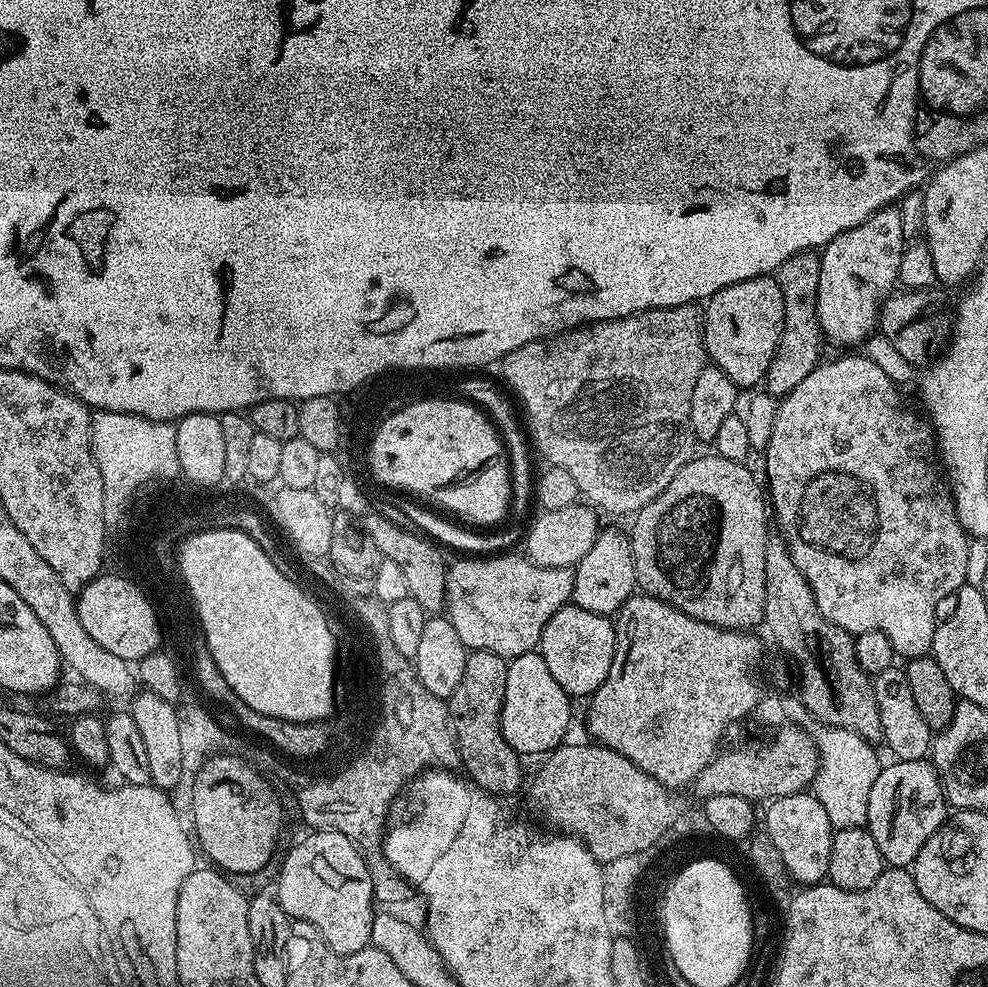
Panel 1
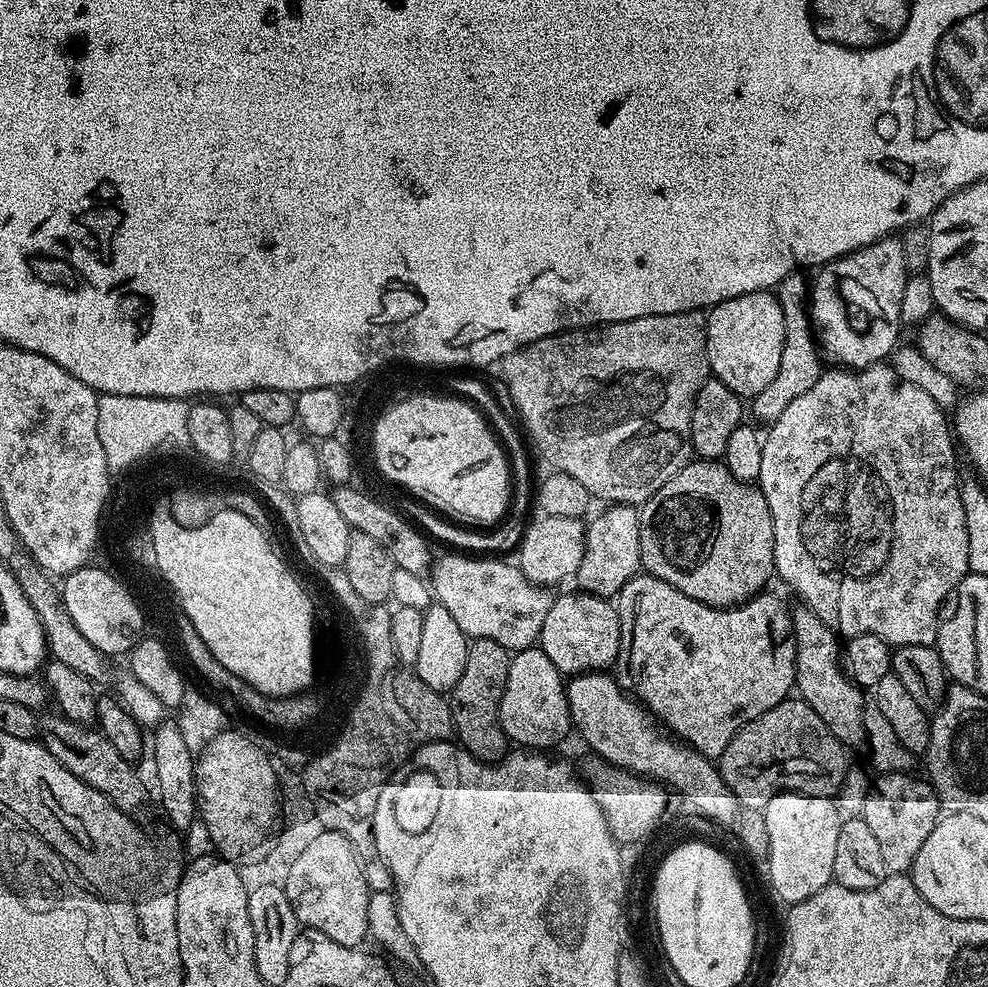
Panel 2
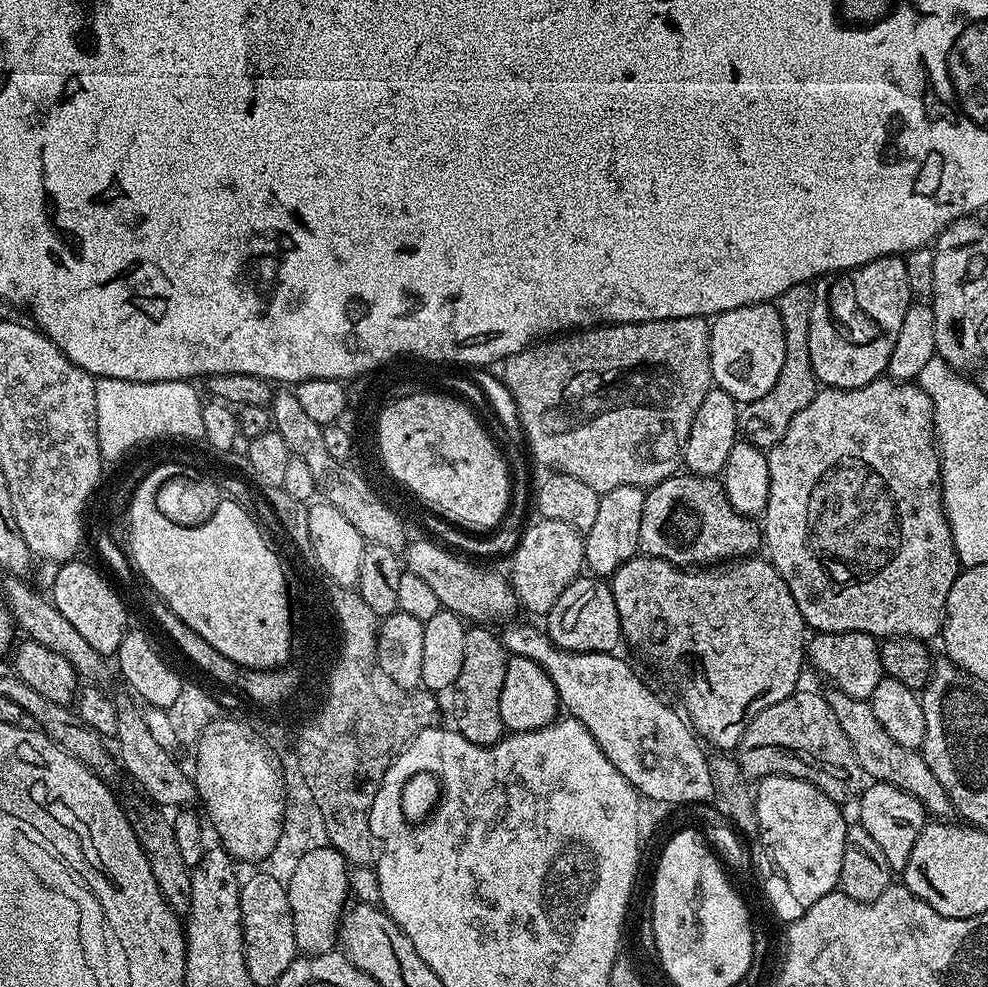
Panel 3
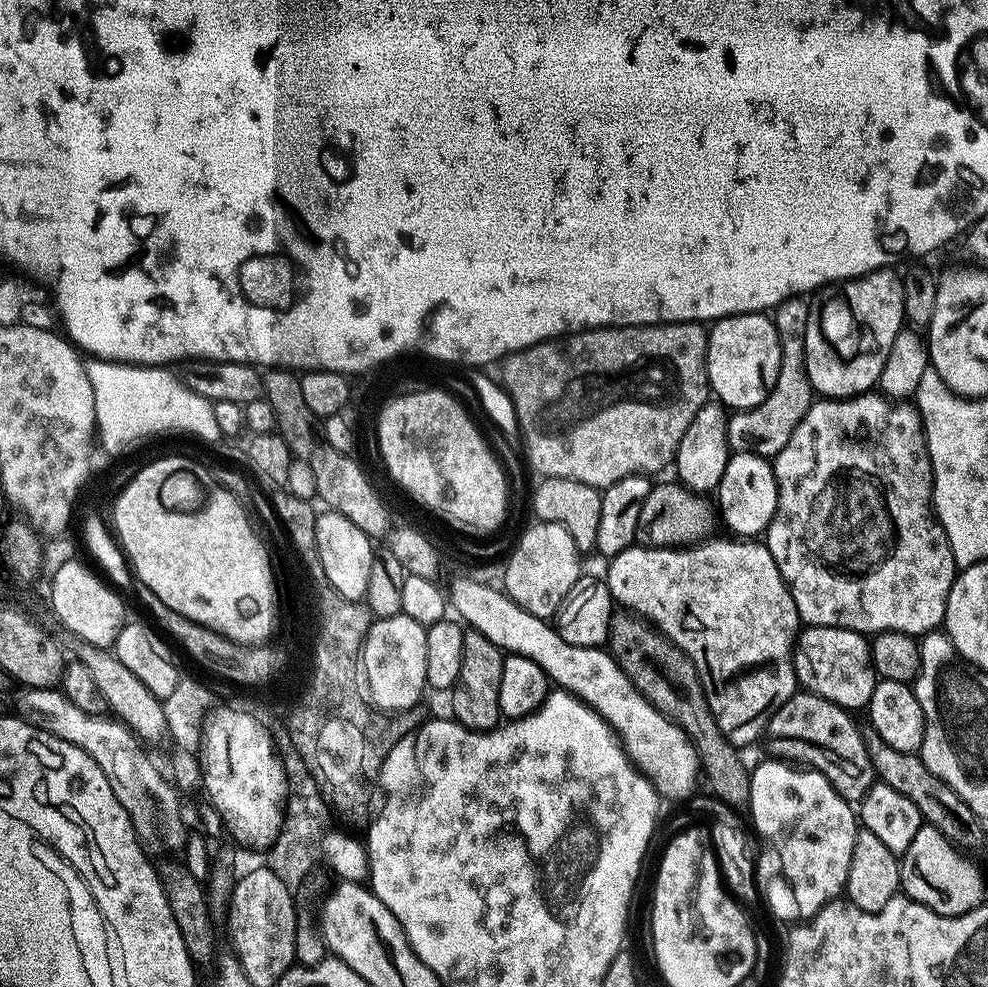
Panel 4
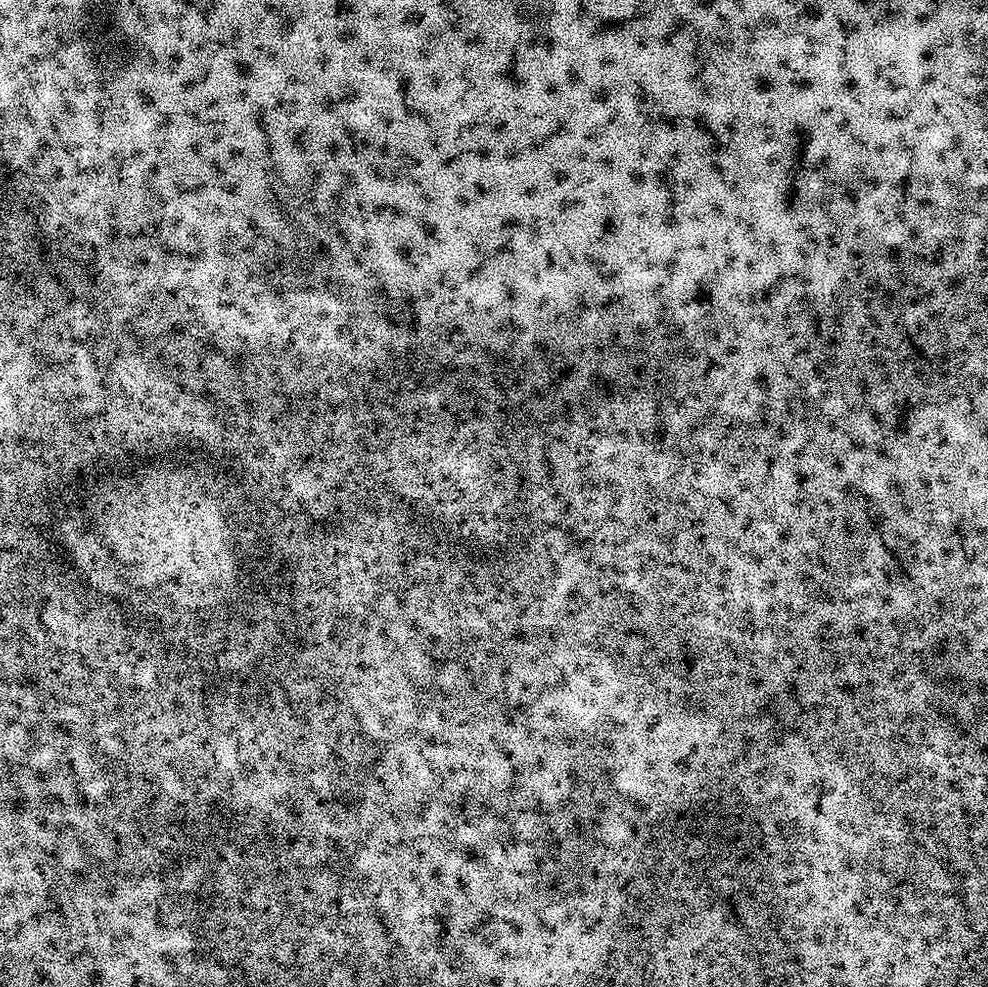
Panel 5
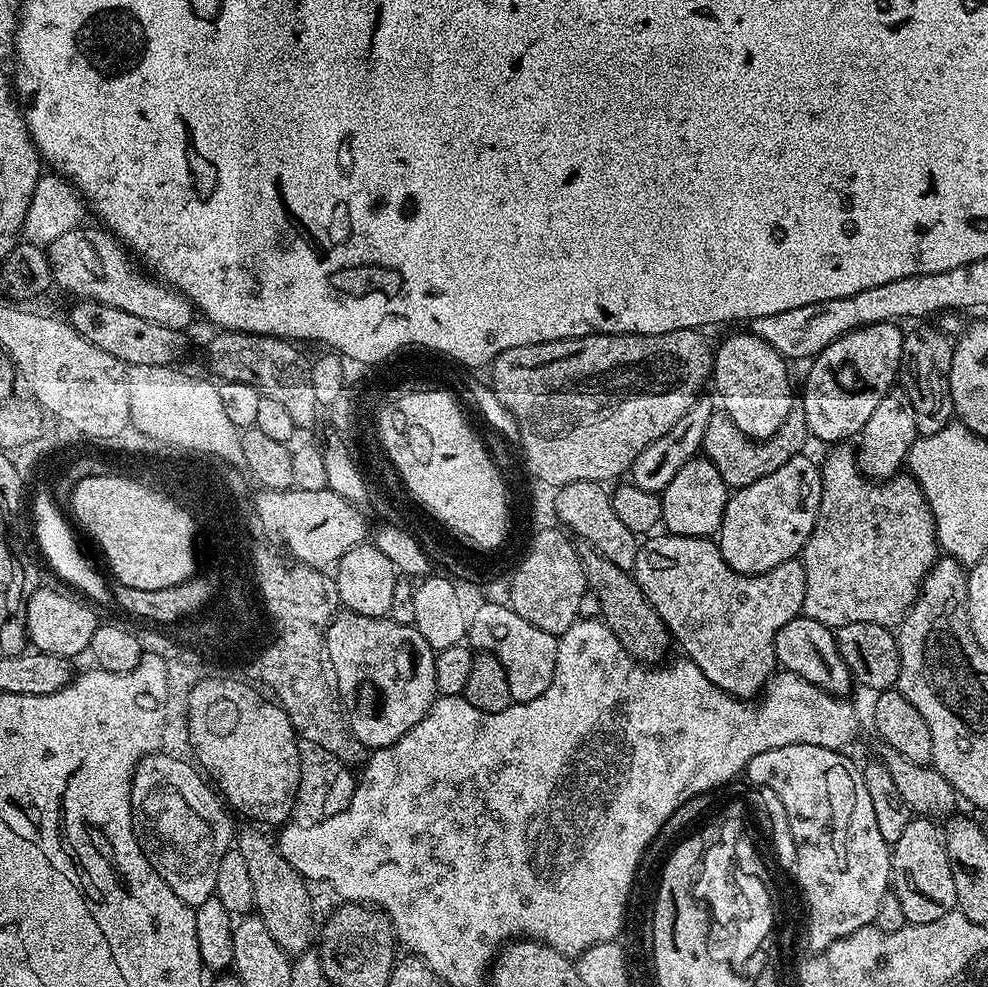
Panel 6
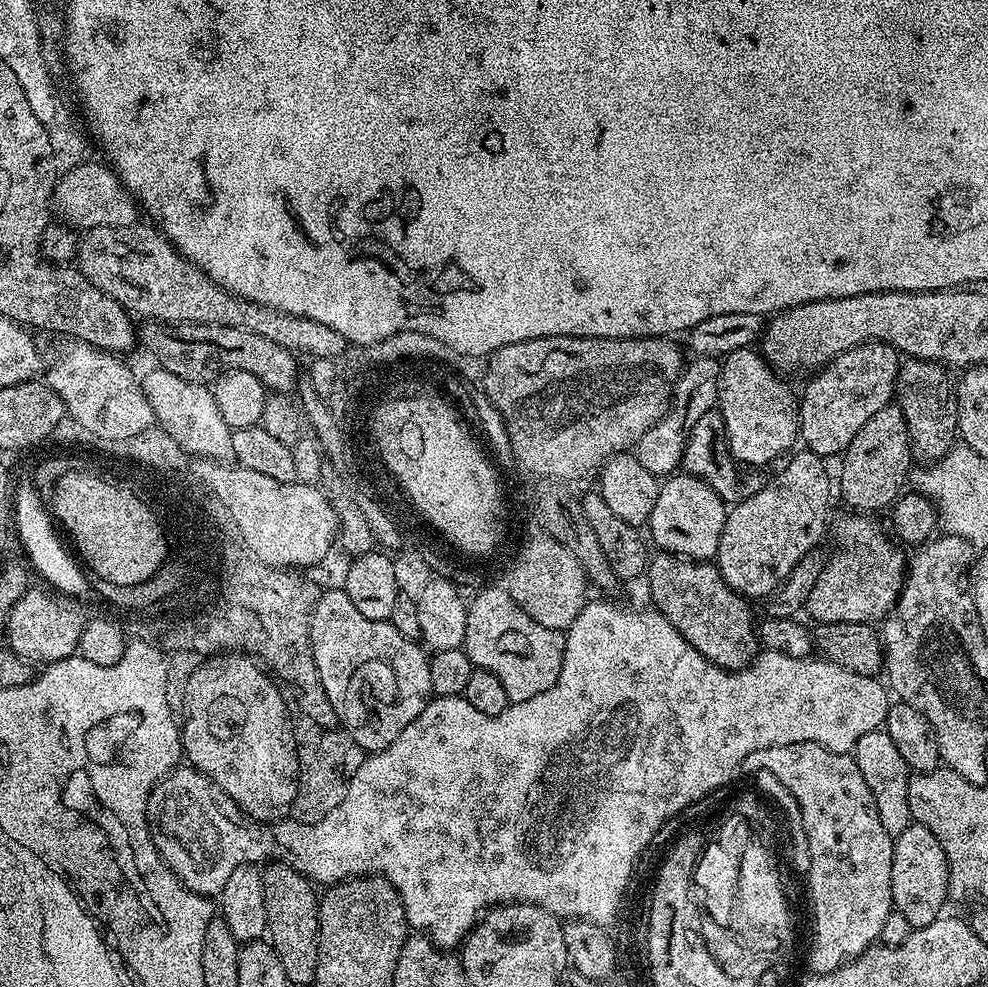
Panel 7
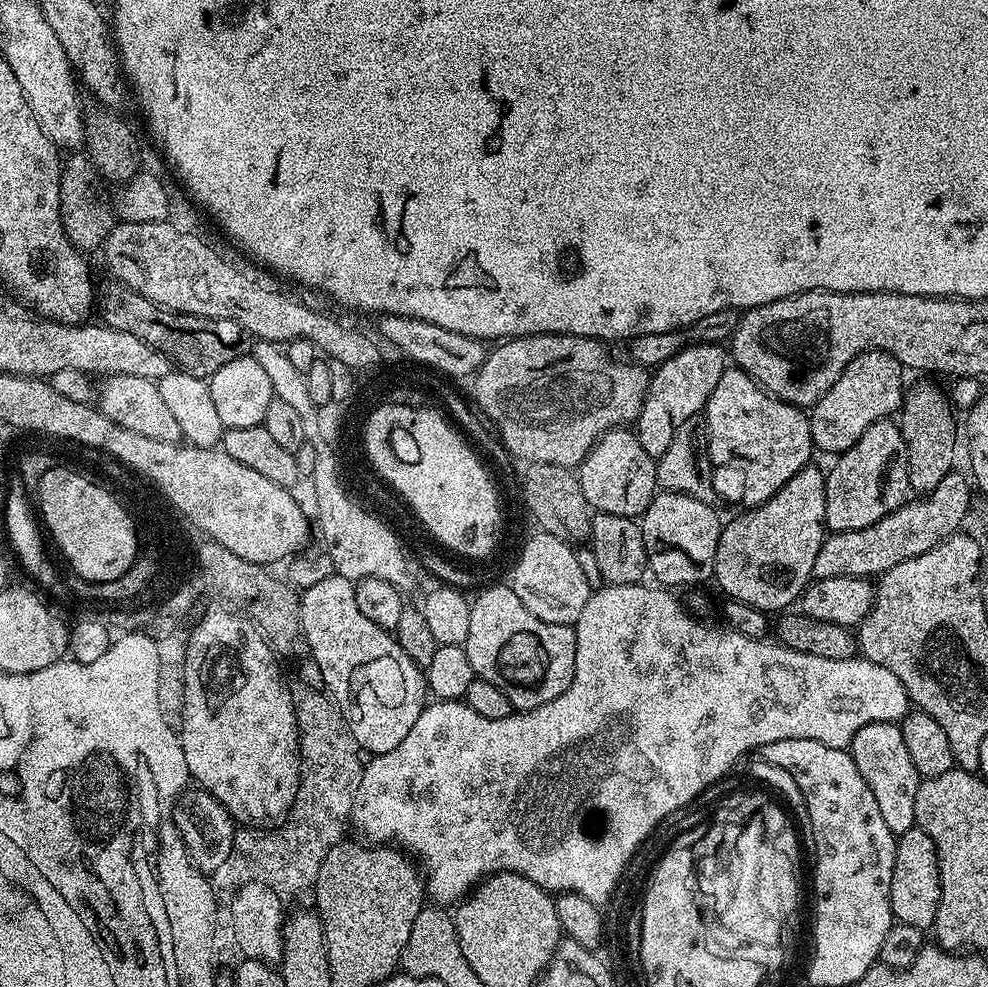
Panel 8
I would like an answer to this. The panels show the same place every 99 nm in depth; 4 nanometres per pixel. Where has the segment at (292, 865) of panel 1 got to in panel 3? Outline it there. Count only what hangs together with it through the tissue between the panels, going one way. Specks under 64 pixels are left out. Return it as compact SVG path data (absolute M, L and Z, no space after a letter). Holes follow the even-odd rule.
M335 848L332 852L314 851L310 856L304 857L299 868L287 873L286 887L294 918L297 953L321 956L337 947L340 921L350 904L349 869L349 861Z

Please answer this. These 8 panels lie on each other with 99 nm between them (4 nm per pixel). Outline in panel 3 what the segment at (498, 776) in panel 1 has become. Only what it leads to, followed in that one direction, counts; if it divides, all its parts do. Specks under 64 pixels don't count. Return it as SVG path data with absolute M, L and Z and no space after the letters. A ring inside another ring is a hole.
M472 626L468 628L462 671L458 673L458 682L450 690L452 696L451 727L462 734L462 738L470 738L475 744L496 744L503 740L506 729L502 722L502 682L506 682L506 666L509 651L503 639L491 632L488 626Z

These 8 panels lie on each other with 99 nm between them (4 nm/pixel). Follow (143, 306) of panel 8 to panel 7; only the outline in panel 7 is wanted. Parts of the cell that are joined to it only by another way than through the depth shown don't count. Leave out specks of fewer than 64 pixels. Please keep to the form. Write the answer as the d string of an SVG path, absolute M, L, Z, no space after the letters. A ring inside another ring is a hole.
M144 322L138 328L138 340L150 355L156 356L155 363L161 368L186 378L186 382L211 385L225 370L242 370L254 374L264 383L265 389L276 394L288 394L295 389L297 357L290 350L262 338L245 328L234 326L206 326L205 324L161 324Z

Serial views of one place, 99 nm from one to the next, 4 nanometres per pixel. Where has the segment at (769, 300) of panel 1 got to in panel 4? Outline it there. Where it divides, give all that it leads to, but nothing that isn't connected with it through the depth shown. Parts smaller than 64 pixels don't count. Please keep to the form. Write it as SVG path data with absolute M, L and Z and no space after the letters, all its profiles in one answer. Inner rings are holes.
M763 312L723 316L708 328L708 386L715 399L728 410L743 410L761 404L778 382L782 362L775 319Z

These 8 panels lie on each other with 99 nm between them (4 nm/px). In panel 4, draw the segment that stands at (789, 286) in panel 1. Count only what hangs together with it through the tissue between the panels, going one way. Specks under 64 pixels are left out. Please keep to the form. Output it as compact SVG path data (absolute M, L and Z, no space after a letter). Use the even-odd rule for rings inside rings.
M804 298L783 300L774 309L774 319L782 362L778 370L778 382L774 382L772 392L764 401L753 408L736 410L728 417L728 446L732 452L745 452L765 458L775 458L794 434L794 430L814 403L812 383L806 374L804 355L806 354L806 322L810 311L809 301Z

